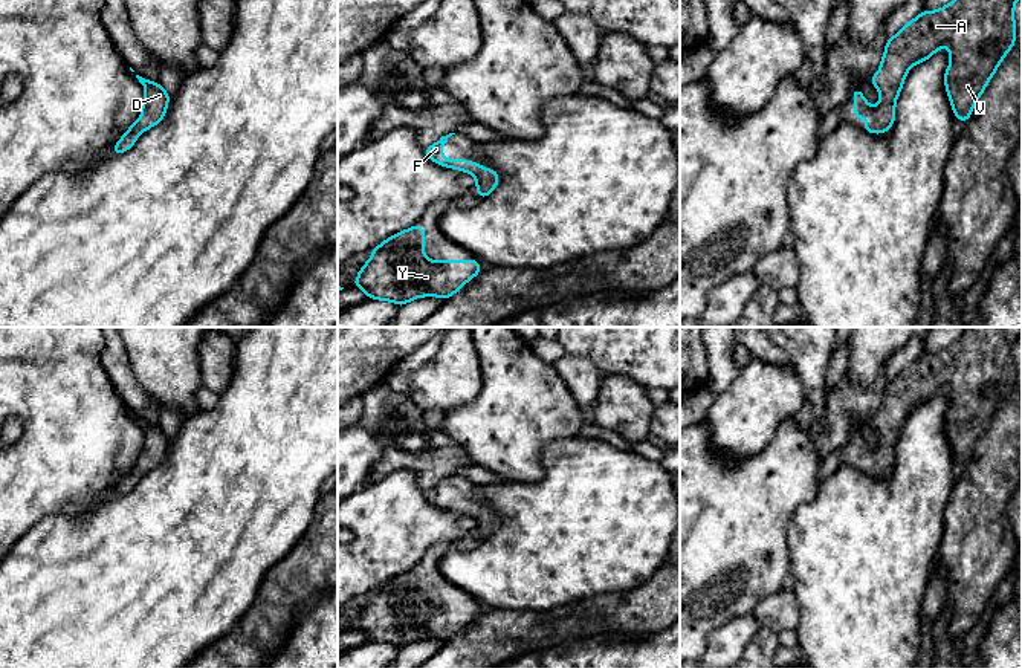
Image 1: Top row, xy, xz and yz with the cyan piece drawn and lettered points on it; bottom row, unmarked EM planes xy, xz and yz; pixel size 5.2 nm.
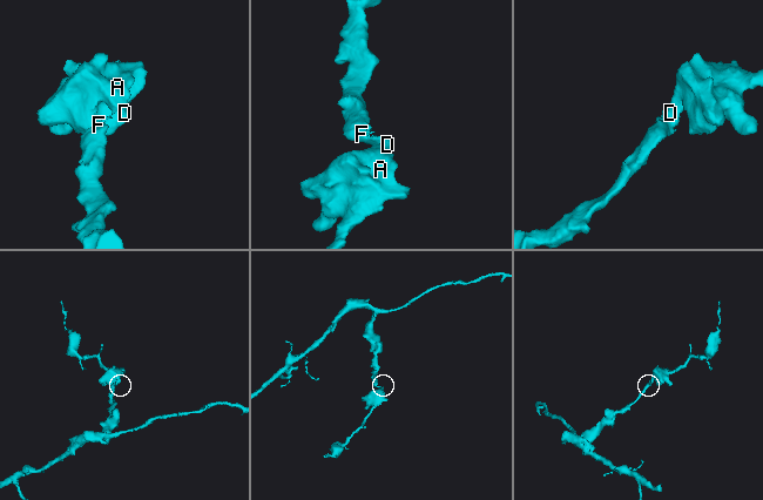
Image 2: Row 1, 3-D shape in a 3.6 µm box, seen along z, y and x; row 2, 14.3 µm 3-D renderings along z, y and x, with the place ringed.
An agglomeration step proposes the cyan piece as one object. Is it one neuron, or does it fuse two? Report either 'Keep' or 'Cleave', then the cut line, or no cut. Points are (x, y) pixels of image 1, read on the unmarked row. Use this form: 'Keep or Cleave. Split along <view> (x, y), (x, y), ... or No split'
Keep. No split

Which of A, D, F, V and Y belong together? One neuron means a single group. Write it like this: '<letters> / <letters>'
A D F V Y

